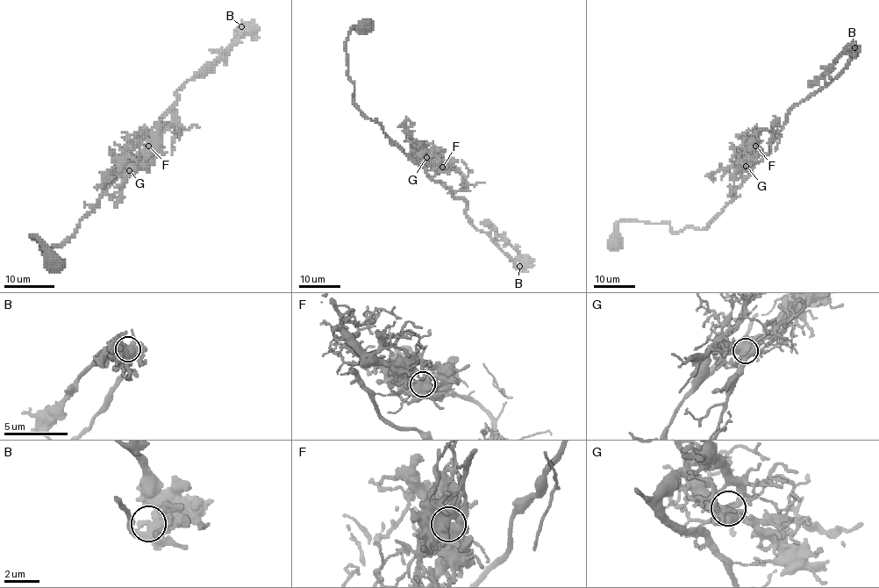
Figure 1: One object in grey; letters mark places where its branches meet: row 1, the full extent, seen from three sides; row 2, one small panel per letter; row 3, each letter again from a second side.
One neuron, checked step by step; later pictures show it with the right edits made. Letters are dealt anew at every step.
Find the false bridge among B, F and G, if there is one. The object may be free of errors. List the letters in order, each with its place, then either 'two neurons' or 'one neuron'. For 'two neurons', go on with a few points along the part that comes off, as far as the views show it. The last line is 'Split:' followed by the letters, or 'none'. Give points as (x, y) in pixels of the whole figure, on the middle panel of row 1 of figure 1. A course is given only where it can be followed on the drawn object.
B: (519, 266) | one neuron
F: (442, 167) | two neurons | (443, 167), (457, 170), (464, 178), (464, 187), (451, 192), (443, 186)
G: (426, 157) | one neuron
Split: F

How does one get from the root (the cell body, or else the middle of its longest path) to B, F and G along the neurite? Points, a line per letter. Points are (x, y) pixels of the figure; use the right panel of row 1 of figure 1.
B: (618, 243), (621, 220), (668, 223), (672, 232), (706, 229), (768, 153), (786, 114), (828, 84), (854, 47)
F: (618, 243), (621, 220), (668, 223), (672, 232), (687, 227), (706, 229), (749, 174), (755, 146)
G: (618, 243), (621, 220), (668, 223), (672, 232), (687, 227), (706, 229), (749, 174), (750, 166), (746, 166)

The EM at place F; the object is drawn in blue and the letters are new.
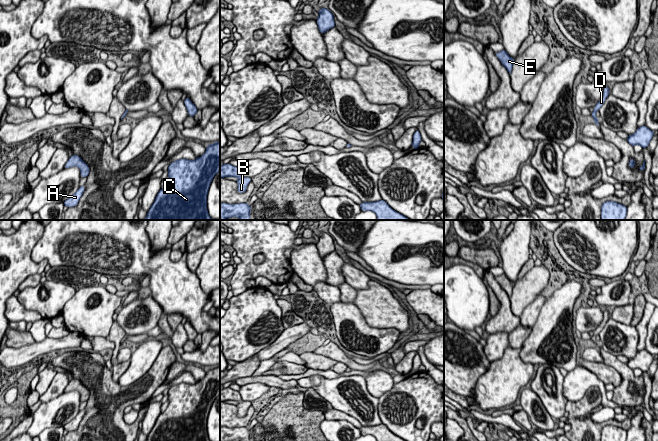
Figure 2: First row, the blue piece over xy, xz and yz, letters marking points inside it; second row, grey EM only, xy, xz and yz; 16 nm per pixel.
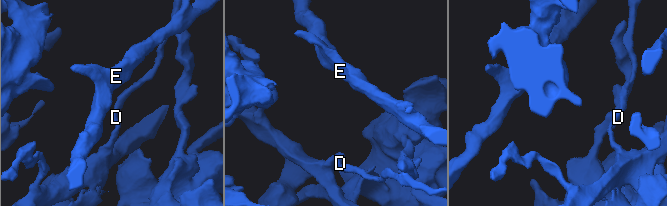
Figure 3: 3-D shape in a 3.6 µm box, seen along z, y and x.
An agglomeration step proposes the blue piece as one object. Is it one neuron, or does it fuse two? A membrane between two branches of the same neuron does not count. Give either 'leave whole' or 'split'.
split

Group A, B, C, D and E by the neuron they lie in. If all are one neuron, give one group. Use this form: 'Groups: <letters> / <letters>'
Groups: A B C D / E

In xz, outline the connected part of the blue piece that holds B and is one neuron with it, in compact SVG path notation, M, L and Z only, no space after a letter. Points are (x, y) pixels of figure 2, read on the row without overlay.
M231 388L220 389L220 402L224 401L237 401L238 407L237 415L239 417L244 417L247 413L248 408L251 406L251 401L243 401L239 391L233 390Z

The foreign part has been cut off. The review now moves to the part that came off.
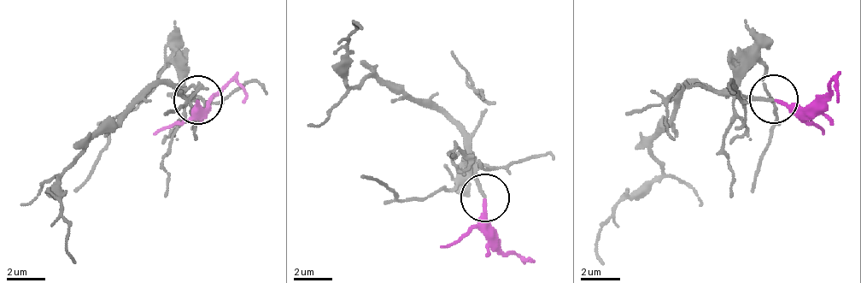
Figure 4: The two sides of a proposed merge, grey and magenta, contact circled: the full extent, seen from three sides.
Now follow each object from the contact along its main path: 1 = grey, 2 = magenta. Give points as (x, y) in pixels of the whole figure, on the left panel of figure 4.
1: (200, 99), (156, 85), (89, 143), (60, 176), (60, 210), (74, 263)
2: (200, 99), (200, 109), (233, 80), (243, 104)

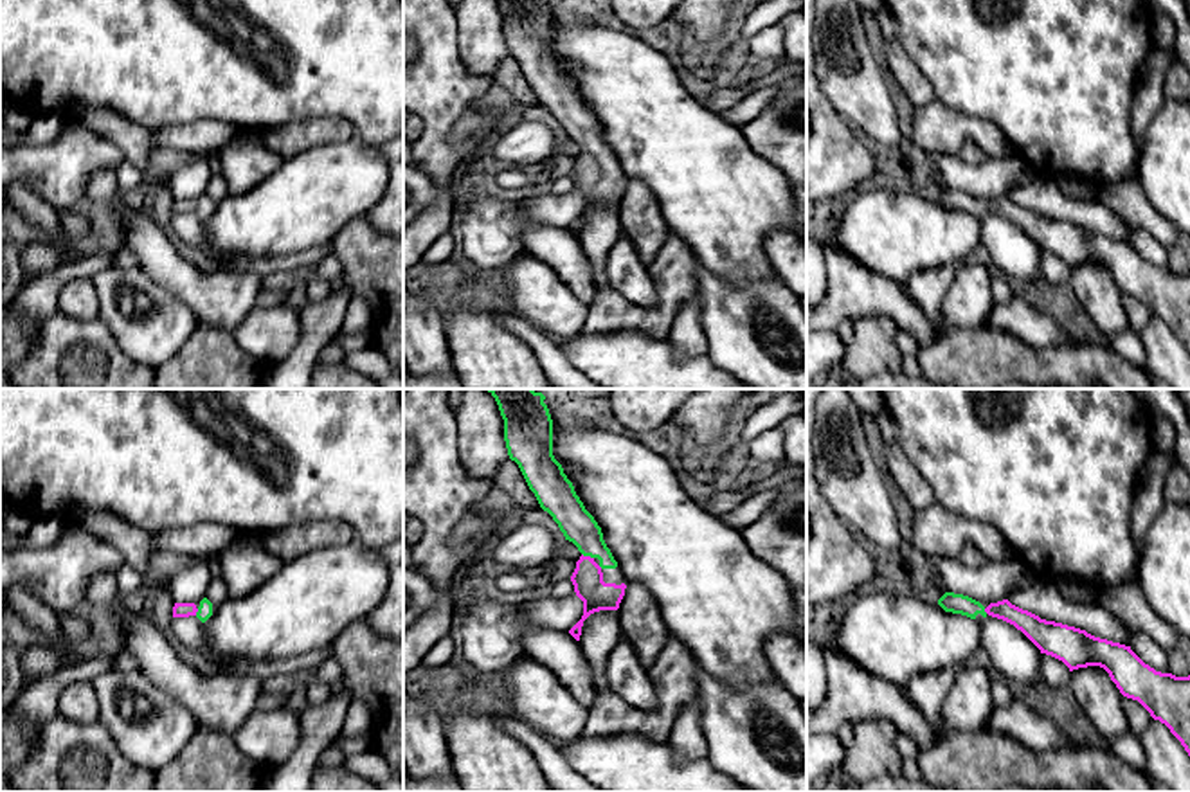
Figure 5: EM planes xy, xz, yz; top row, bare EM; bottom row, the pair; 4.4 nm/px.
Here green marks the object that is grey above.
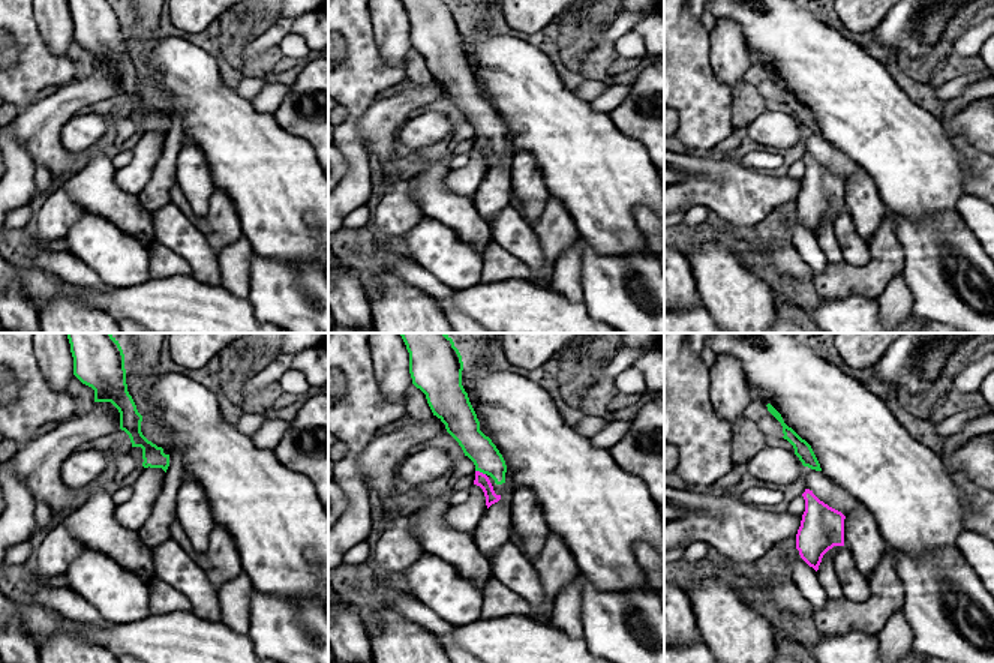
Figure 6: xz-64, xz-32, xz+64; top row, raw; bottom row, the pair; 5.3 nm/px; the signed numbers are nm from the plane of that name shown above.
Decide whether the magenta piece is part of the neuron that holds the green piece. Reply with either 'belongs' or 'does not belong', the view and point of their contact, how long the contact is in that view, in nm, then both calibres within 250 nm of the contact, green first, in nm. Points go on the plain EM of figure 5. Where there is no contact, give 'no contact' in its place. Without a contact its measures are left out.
belongs | xz (587, 152) | 60 nm | 160/140 nm

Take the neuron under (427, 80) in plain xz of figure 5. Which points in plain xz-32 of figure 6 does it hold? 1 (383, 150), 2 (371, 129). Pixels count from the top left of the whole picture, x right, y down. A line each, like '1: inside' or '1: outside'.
1: outside
2: outside

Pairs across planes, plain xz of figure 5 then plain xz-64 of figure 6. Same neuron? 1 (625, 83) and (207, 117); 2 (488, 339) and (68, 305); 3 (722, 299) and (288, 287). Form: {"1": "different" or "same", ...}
{"1": "same", "2": "same", "3": "same"}

